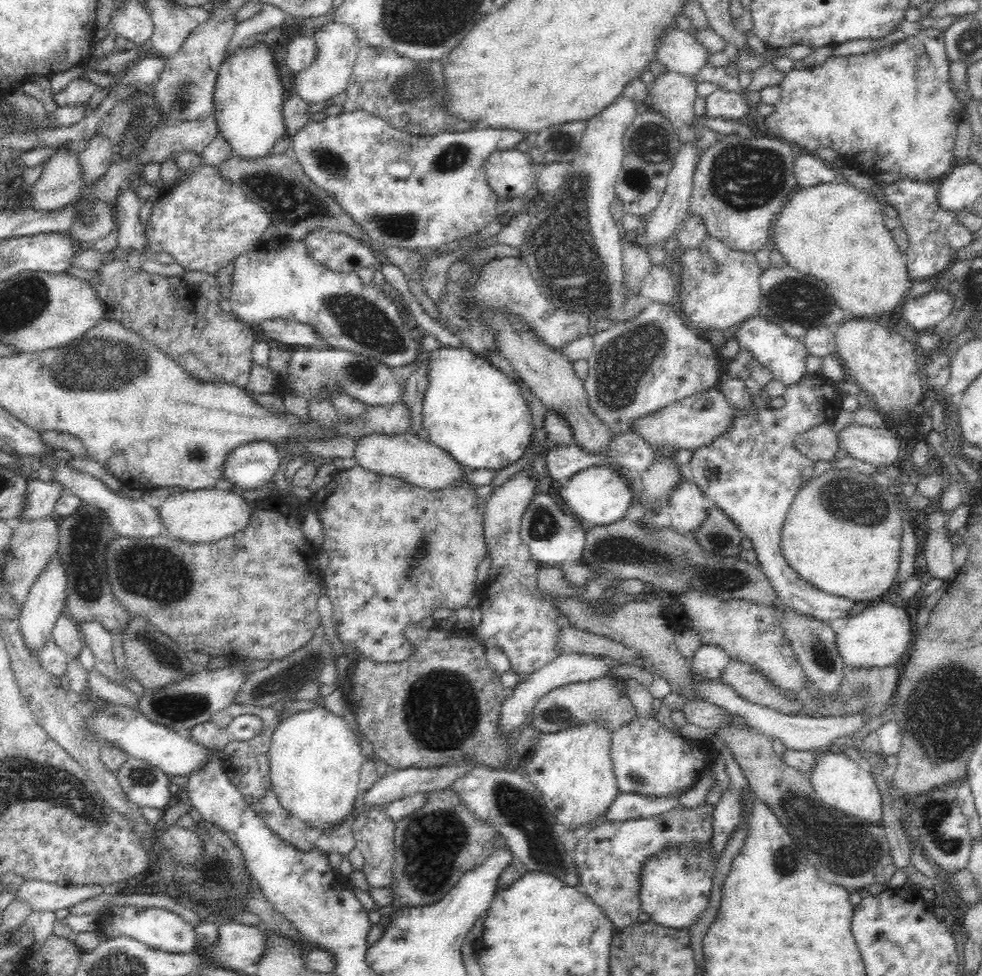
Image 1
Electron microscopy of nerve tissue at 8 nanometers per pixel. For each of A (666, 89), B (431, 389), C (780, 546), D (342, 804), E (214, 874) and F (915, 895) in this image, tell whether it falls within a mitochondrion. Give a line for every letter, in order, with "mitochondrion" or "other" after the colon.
A: other
B: other
C: other
D: other
E: mitochondrion
F: other

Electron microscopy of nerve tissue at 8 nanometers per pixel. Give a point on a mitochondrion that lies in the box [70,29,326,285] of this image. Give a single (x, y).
(181, 97)

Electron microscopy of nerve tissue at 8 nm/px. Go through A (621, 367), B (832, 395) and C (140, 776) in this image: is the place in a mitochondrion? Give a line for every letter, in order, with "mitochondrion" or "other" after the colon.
A: mitochondrion
B: other
C: mitochondrion

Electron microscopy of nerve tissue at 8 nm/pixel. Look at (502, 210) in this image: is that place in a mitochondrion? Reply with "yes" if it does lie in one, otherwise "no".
no

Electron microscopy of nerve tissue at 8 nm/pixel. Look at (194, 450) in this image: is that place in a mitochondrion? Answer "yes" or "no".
yes

